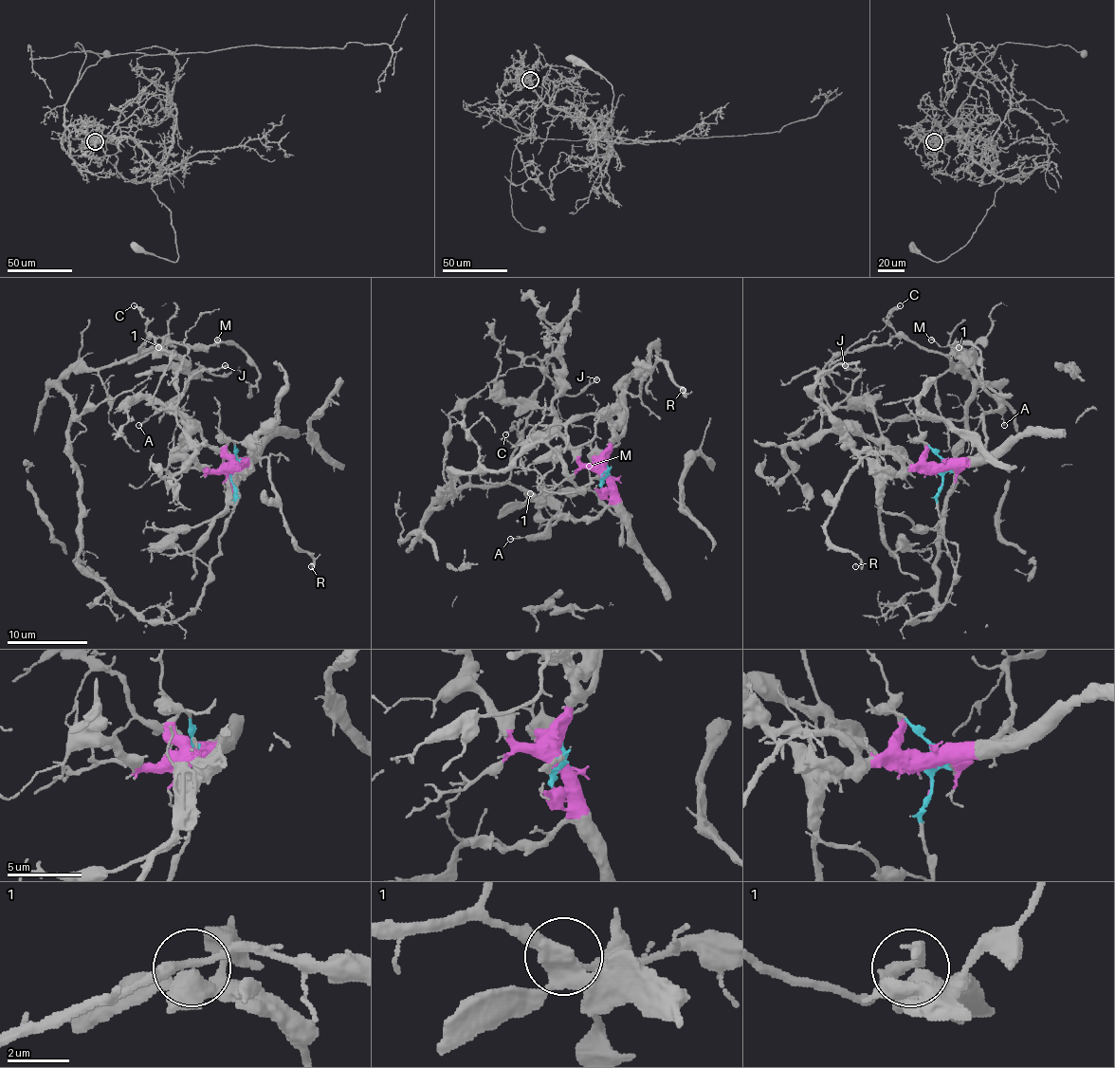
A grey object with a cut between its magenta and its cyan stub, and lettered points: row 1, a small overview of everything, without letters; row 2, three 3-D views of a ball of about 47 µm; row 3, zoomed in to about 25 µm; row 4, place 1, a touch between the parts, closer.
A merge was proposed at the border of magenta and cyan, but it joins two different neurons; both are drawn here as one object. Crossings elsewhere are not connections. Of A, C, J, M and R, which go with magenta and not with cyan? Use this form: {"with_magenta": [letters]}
{"with_magenta": ["A", "R"]}

